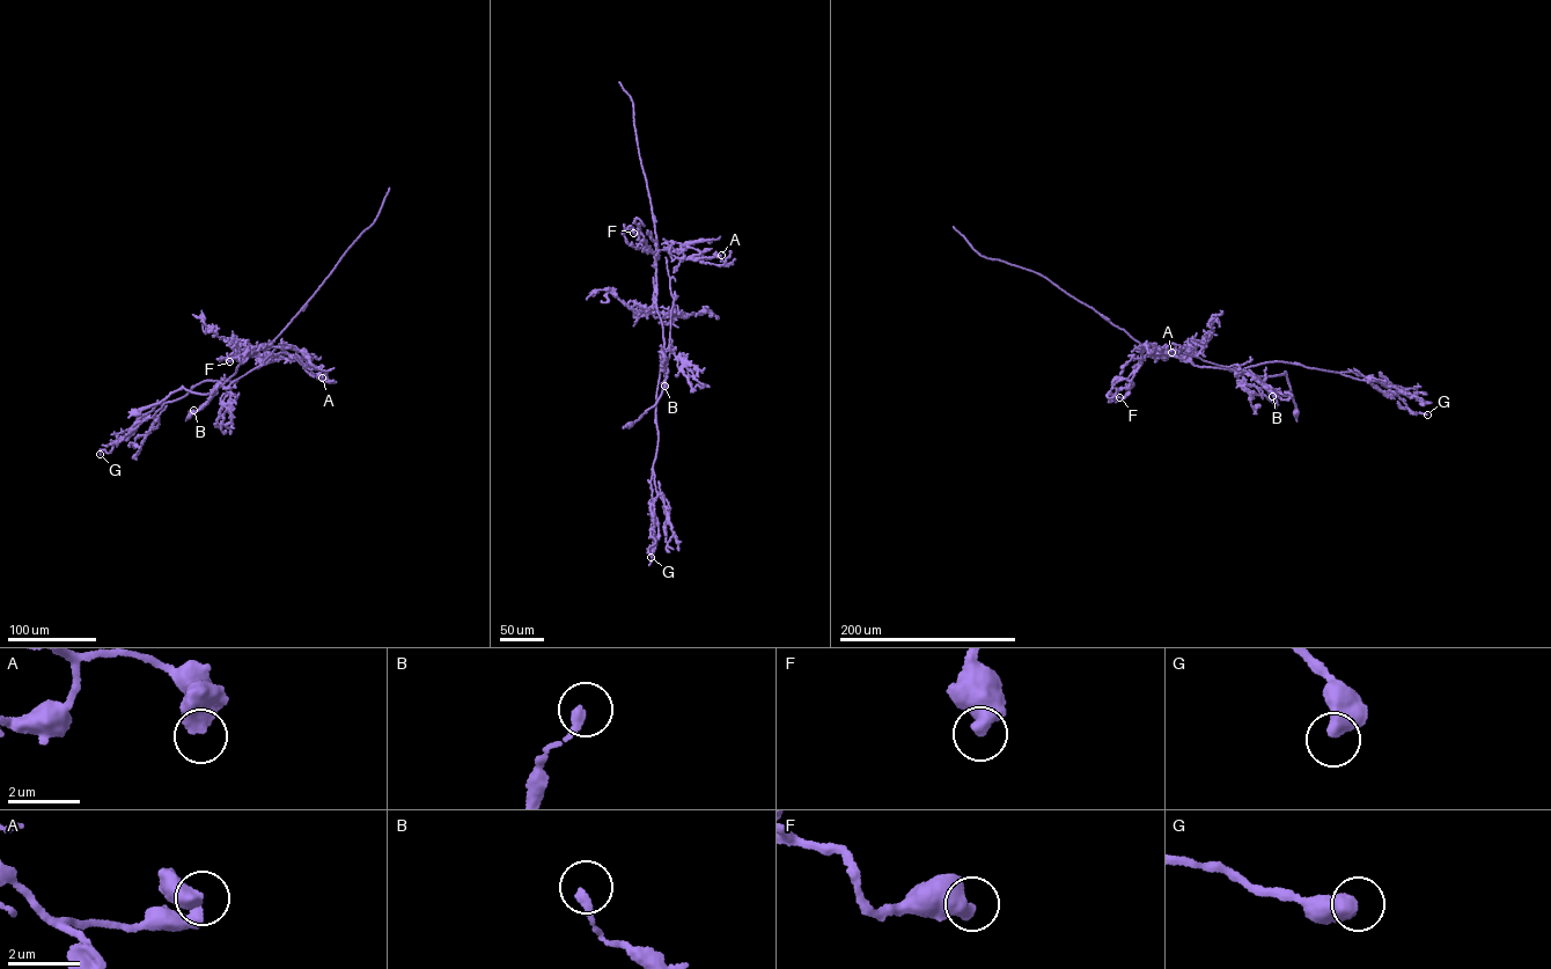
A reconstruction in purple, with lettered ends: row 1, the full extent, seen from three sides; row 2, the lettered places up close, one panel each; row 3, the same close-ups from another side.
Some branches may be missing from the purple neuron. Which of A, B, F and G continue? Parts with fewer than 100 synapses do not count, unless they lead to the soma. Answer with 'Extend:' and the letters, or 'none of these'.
Extend: none of these

